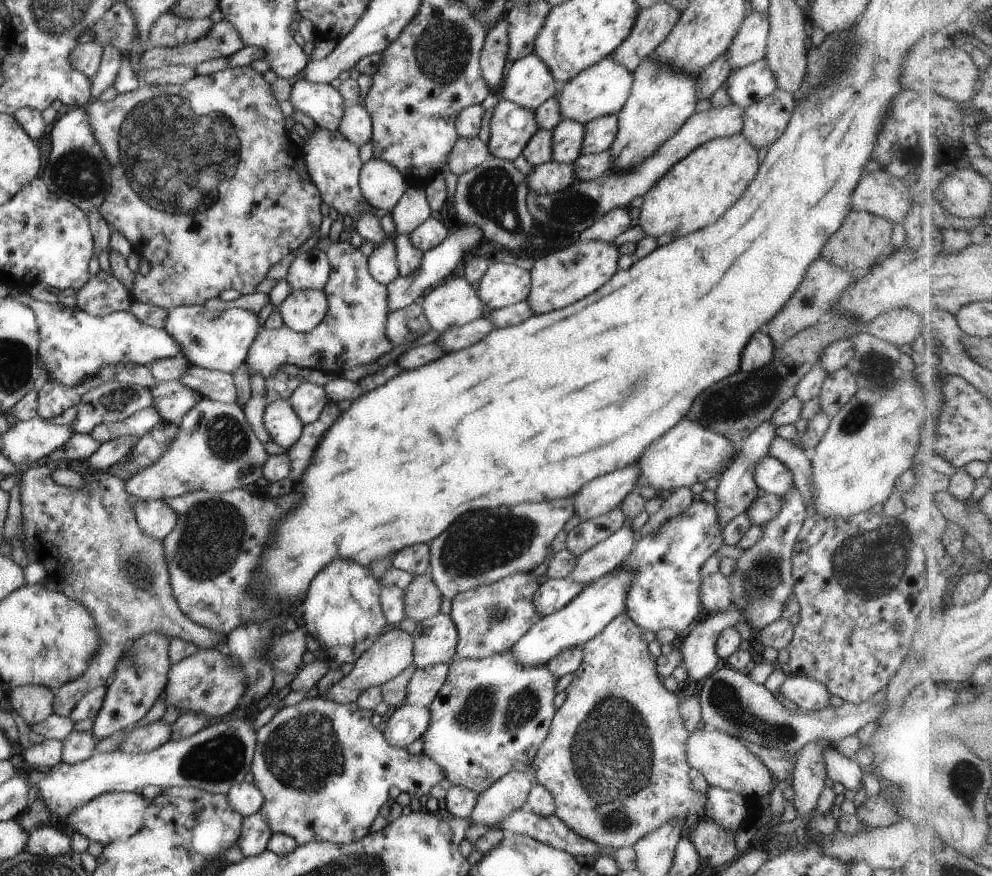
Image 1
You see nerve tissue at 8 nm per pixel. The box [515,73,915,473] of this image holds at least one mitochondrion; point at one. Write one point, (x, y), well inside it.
(740, 402)

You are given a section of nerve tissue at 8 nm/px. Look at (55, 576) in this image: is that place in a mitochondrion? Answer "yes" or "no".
no

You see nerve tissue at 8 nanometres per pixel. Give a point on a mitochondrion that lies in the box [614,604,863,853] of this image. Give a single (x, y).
(724, 699)

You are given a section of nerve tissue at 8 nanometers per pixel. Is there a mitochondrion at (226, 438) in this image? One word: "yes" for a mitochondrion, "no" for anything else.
yes

